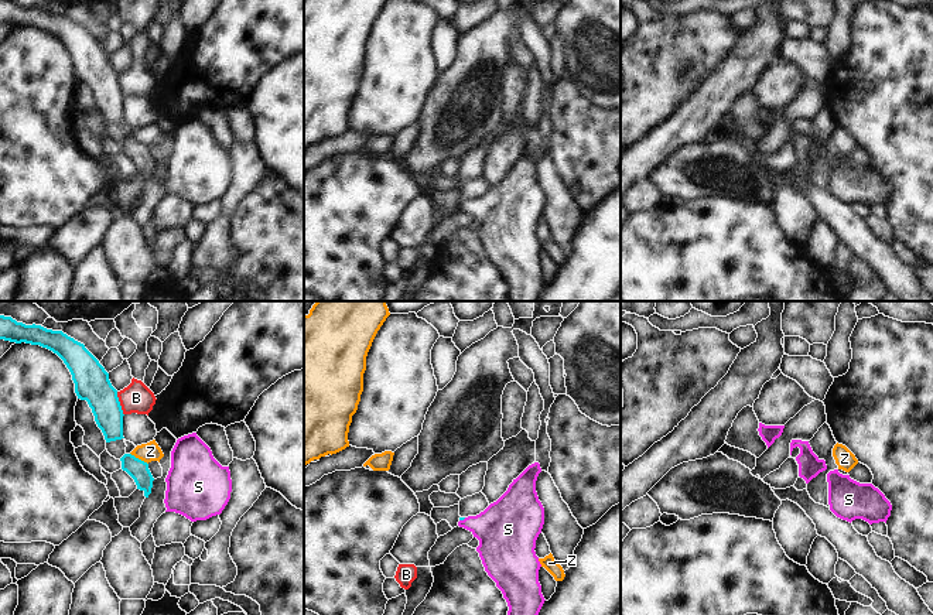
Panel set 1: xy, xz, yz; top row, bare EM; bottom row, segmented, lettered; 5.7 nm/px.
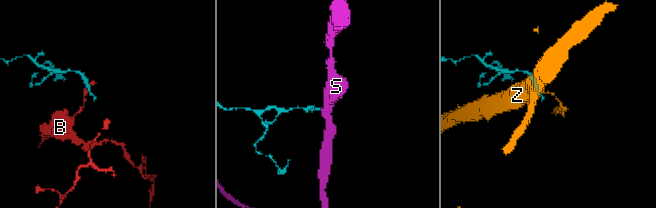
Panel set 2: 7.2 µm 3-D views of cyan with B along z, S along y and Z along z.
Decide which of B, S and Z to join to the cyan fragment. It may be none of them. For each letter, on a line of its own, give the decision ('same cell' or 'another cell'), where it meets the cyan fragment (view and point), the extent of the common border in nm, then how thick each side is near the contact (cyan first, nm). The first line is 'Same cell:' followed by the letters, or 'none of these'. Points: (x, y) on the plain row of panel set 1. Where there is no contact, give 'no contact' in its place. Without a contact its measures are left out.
Same cell: S
B: another cell | xy (119, 86) | 140 nm | 200/170 nm
S: same cell | xz (462, 202) | 40 nm | 20/320 nm
Z: another cell | xy (137, 142) | 120 nm | 110/110 nm

